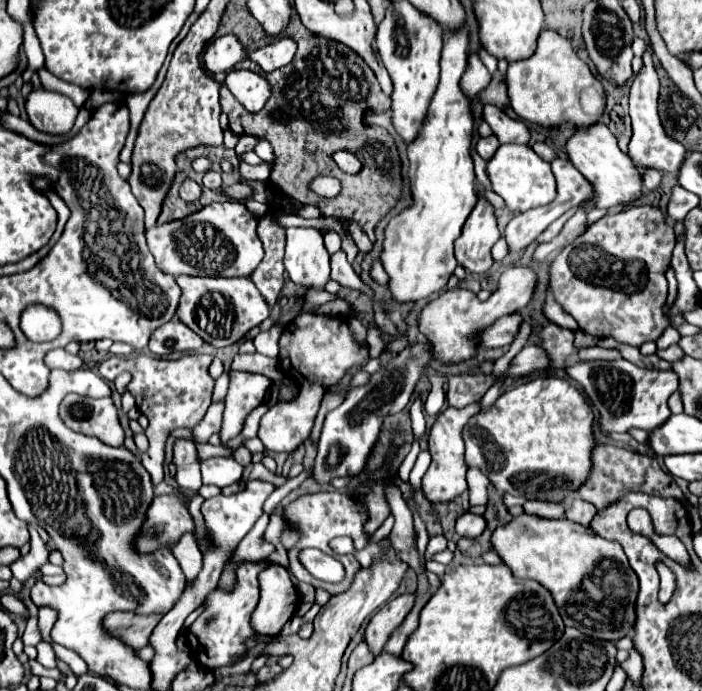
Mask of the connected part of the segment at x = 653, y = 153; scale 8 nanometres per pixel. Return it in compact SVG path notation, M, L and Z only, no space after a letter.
M647 43L645 53L643 53L643 67L641 71L633 77L631 83L631 99L629 99L629 115L633 119L633 137L629 143L629 153L631 159L635 159L635 165L639 169L645 167L655 167L659 171L669 171L669 173L679 173L683 161L685 161L685 147L681 143L677 143L675 139L671 139L661 123L659 123L659 115L657 115L657 97L659 97L659 77L657 71L653 67L653 49L651 43Z

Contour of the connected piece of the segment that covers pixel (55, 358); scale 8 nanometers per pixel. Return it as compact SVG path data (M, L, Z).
M53 349L53 351L49 351L47 357L45 357L45 363L51 369L65 369L65 371L75 371L75 369L83 367L81 359L77 355L67 353L65 349Z

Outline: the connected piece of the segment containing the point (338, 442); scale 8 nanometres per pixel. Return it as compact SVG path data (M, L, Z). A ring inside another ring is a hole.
M415 343L413 347L405 347L379 373L371 377L371 383L353 389L337 409L327 413L321 439L317 443L317 457L313 463L313 479L319 485L329 485L337 477L357 477L365 471L367 459L377 443L383 419L387 415L399 413L411 401L415 385L429 361L431 349L427 345Z

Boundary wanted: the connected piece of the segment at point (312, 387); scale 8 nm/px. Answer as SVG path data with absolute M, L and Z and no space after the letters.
M305 315L293 319L281 335L279 341L281 353L279 363L287 377L291 377L299 387L299 395L293 403L281 403L273 405L261 419L259 427L259 439L269 451L295 451L311 433L315 415L319 411L323 395L329 387L337 385L351 367L365 367L369 361L369 345L355 341L349 321L341 317L329 319L329 317L317 317L317 315Z

